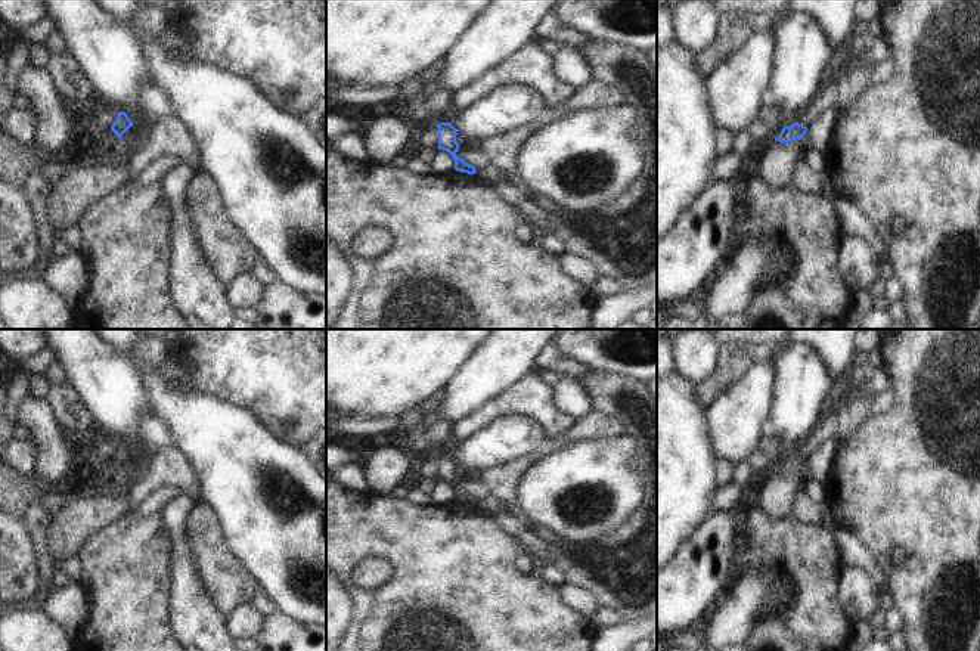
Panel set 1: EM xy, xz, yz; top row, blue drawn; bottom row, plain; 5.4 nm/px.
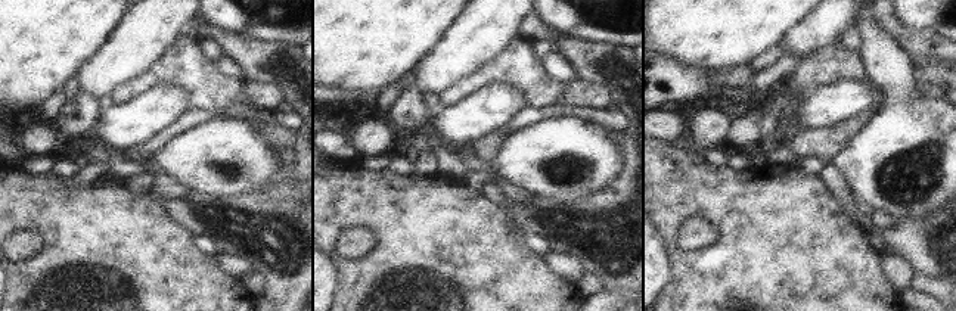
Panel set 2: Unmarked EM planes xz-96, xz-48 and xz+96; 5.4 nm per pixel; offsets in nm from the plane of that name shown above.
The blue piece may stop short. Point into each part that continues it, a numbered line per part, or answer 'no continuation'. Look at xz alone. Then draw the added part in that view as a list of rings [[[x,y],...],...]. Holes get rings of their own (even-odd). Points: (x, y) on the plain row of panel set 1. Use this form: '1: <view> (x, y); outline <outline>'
no continuation

